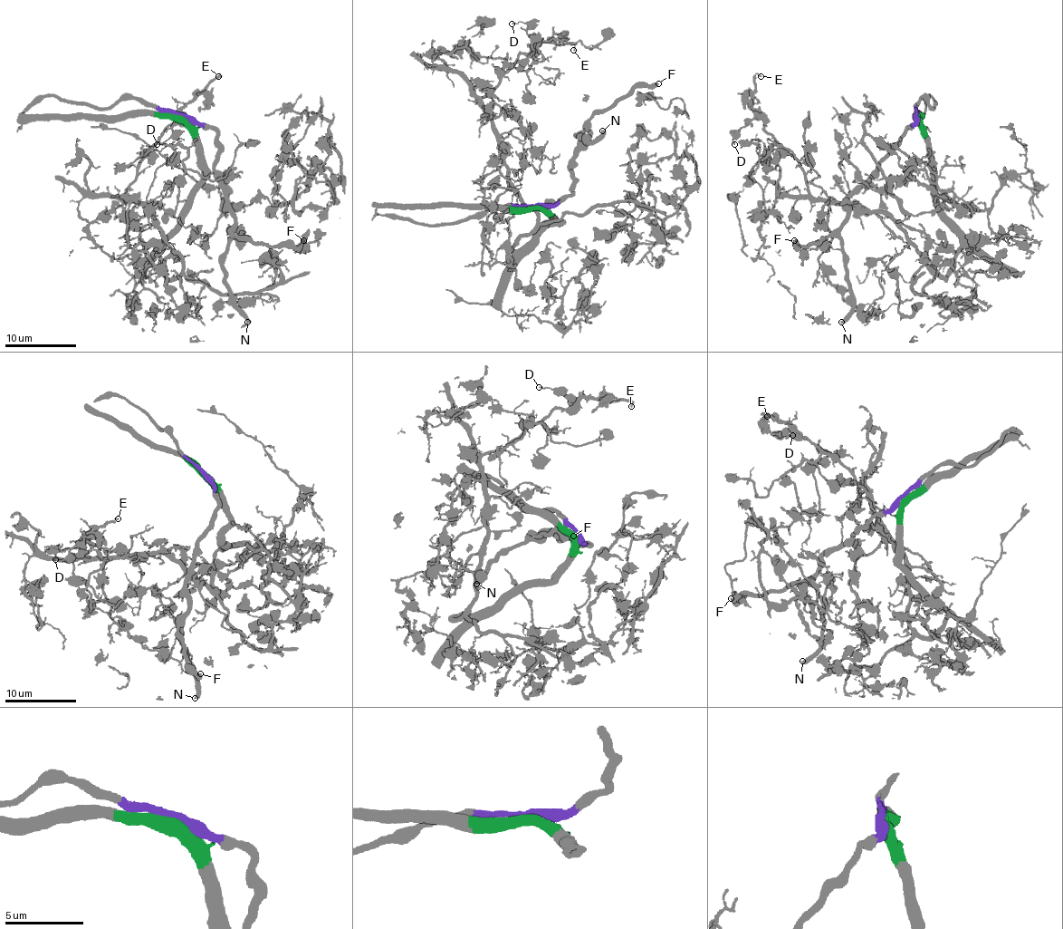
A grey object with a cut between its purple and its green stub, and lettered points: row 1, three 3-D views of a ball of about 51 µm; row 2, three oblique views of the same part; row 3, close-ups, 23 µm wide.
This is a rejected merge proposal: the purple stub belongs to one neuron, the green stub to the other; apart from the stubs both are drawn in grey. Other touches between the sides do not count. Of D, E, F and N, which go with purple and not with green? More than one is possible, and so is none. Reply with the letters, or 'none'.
F, N

